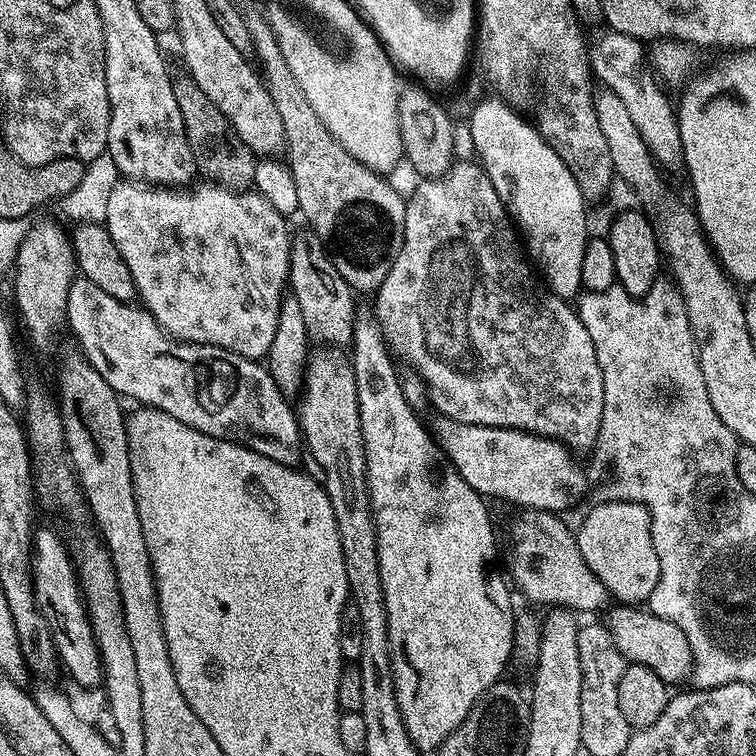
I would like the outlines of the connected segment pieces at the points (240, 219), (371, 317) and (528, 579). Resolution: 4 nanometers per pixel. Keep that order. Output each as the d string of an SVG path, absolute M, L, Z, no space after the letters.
M120 178L110 191L103 222L110 238L114 238L114 246L118 250L118 254L122 254L122 262L126 262L126 270L130 270L130 274L134 278L139 303L155 318L157 326L163 332L167 332L173 340L182 340L190 344L222 346L234 354L254 361L267 357L270 342L274 342L274 330L278 330L280 302L286 295L288 263L292 249L288 224L289 221L285 216L278 214L278 210L274 210L274 206L270 206L270 202L266 202L266 198L262 198L254 190L233 190L211 182L196 182L191 186L157 186L146 184L142 180L127 178Z
M357 307L356 321L352 327L350 341L350 359L352 369L356 375L356 389L358 390L358 404L360 406L360 421L362 422L362 434L364 435L364 449L366 450L366 462L368 463L368 486L372 489L372 513L376 515L376 533L378 534L378 562L382 574L382 588L386 598L386 610L388 614L388 633L390 634L390 646L392 647L392 677L394 677L394 690L398 698L398 704L402 710L402 718L410 738L416 747L421 750L439 749L440 743L453 732L457 726L470 714L470 710L480 701L484 691L494 687L501 679L504 667L514 656L514 641L516 638L517 613L512 613L512 596L508 593L510 584L507 579L500 577L496 569L496 532L492 529L492 516L488 513L485 497L475 492L455 470L441 478L440 484L428 480L428 467L432 464L432 448L434 452L434 440L426 429L420 425L417 411L404 397L404 385L401 377L396 377L396 364L392 361L390 345L384 338L384 331L376 320L375 311L371 307Z
M528 510L523 513L524 517L516 524L512 532L512 576L513 585L520 587L520 592L528 600L536 604L548 604L547 606L561 606L570 608L577 614L583 612L596 612L600 607L603 609L609 603L610 597L606 586L586 566L582 554L576 545L573 529L563 524L561 517L555 512L538 512Z

